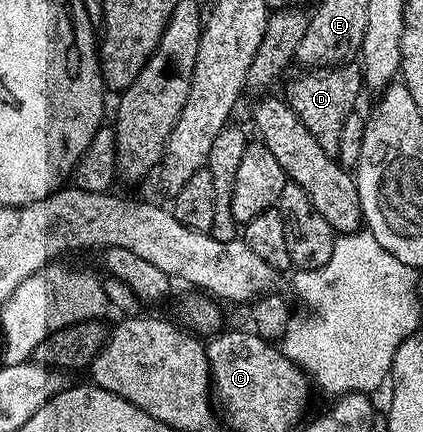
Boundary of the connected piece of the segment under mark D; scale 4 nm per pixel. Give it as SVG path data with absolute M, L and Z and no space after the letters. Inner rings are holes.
M351 61L341 67L320 67L316 73L302 73L286 87L284 92L290 108L304 121L308 133L320 141L326 151L334 153L338 150L338 138L342 128L342 120L348 117L359 106L358 94L364 91L364 80L361 66Z

